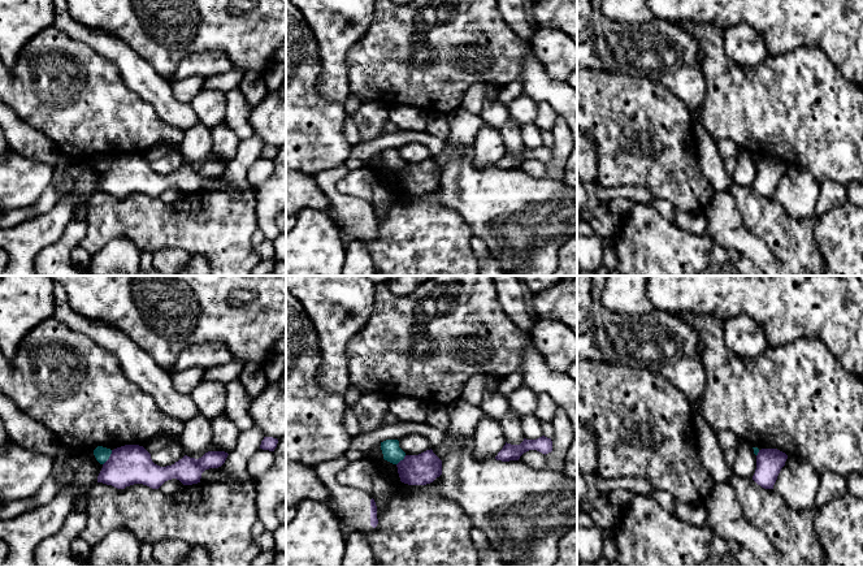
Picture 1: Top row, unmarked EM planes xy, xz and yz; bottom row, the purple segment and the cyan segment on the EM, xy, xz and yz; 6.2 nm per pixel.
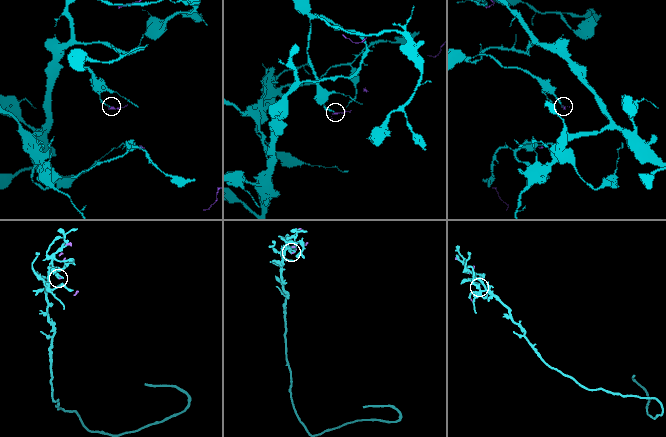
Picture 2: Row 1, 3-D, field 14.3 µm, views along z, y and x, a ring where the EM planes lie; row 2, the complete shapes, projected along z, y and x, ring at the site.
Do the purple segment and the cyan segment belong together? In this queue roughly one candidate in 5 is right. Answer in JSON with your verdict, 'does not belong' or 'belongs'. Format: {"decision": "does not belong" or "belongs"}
{"decision": "does not belong"}

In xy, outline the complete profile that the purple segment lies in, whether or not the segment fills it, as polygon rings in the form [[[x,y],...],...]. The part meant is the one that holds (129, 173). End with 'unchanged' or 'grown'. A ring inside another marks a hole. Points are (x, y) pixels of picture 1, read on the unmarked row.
[[[125,153],[112,159],[97,185],[97,191],[117,198],[134,192],[159,198],[165,190],[177,187],[183,194],[192,194],[200,191],[205,178],[221,176],[227,164],[225,160],[208,160],[199,168],[185,164],[172,174],[160,176],[152,170],[151,163],[143,155]]]; unchanged

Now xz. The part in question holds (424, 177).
[[[432,157],[419,164],[406,164],[396,176],[400,190],[408,194],[426,194],[442,183],[442,169]]]; unchanged

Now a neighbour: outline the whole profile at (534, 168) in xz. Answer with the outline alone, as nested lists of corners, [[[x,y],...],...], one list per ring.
[[[529,159],[520,165],[520,169],[533,178],[543,178],[545,177],[545,163],[537,159]]]

